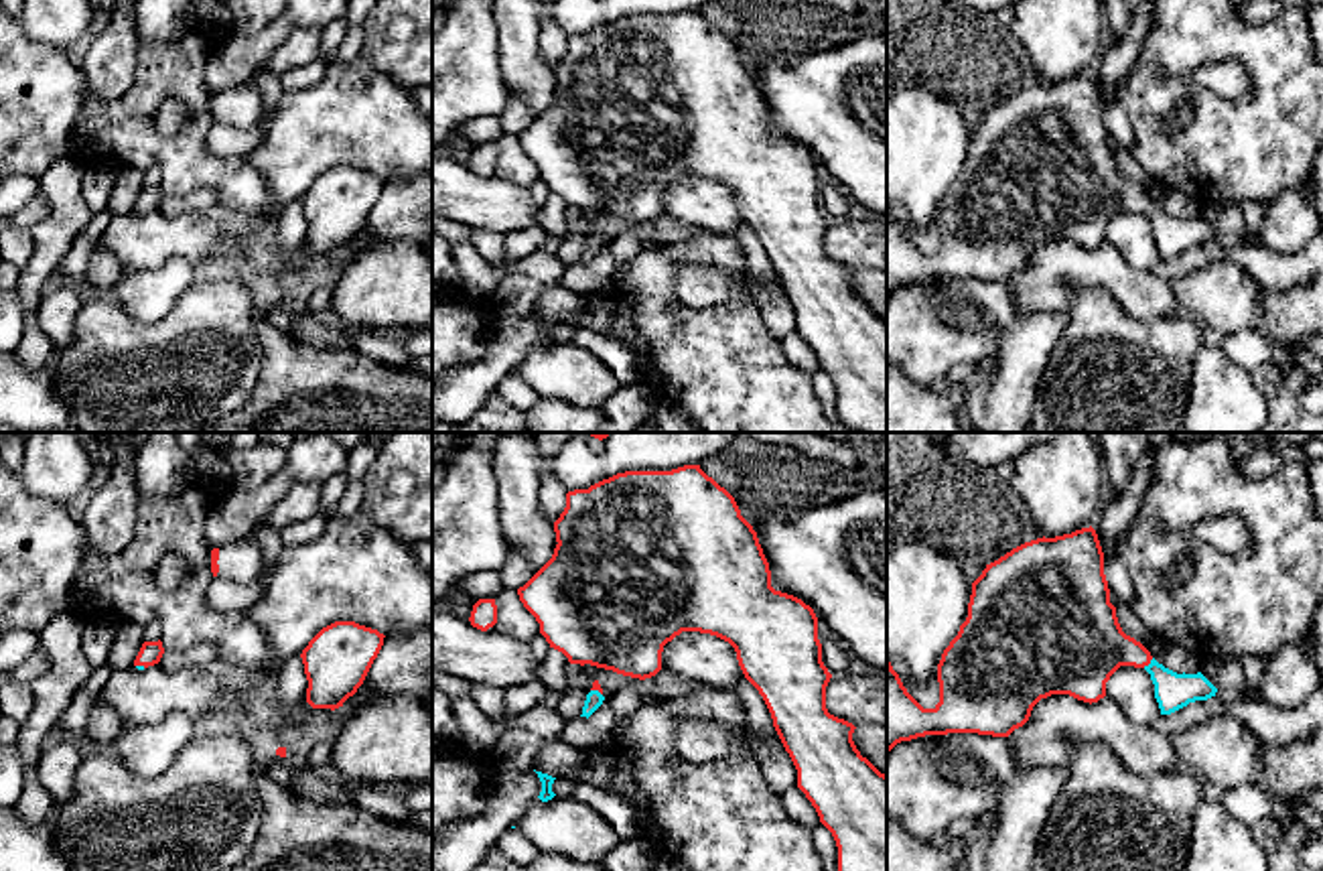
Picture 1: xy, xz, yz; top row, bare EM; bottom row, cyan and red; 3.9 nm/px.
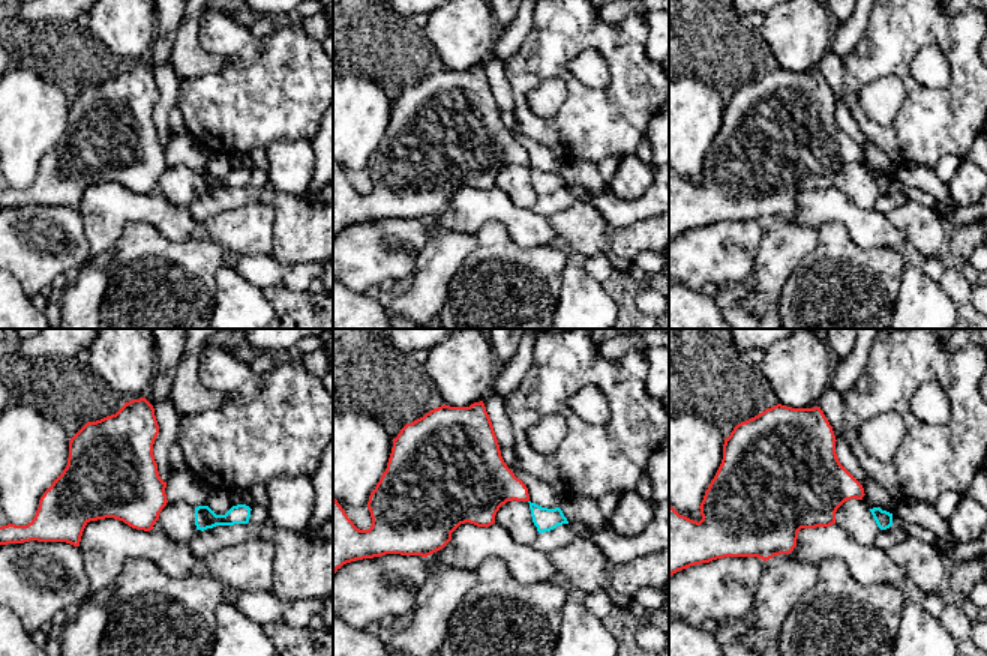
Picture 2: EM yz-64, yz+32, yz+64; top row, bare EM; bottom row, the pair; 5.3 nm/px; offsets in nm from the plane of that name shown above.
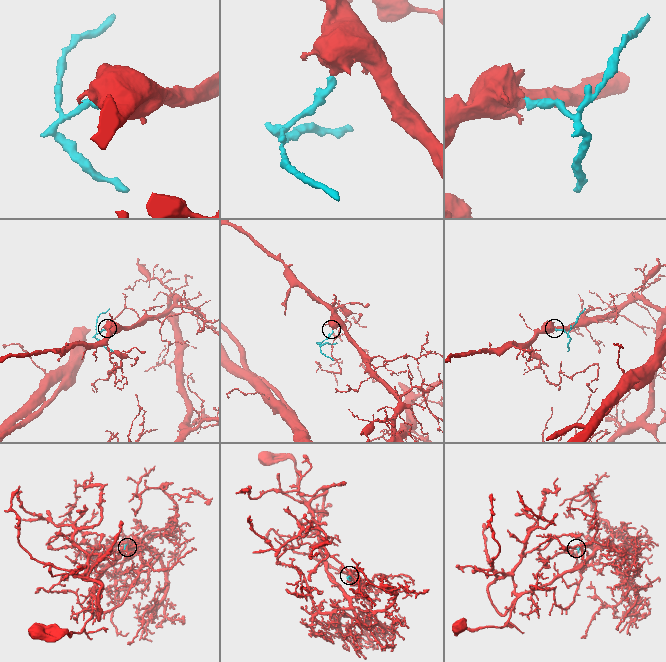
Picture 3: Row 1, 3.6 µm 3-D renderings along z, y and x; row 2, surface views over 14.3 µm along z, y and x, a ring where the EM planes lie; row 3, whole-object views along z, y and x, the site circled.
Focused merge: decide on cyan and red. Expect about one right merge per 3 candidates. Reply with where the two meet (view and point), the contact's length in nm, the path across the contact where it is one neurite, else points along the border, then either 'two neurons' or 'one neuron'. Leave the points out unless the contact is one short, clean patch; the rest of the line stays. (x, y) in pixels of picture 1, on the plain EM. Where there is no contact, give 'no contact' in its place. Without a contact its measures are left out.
meets cyan in yz at (1149, 210); contact 60 nm long; runs through yz (1173, 236), (1149, 210), (1133, 197), (1090, 191); one neuron

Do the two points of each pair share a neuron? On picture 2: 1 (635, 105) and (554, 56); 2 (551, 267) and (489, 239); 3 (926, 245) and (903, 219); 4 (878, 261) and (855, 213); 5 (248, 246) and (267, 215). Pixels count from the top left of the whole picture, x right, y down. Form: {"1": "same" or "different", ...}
{"1": "same", "2": "same", "3": "same", "4": "different", "5": "same"}

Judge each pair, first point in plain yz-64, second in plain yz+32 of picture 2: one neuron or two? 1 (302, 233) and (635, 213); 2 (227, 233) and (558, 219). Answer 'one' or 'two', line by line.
1: two
2: one

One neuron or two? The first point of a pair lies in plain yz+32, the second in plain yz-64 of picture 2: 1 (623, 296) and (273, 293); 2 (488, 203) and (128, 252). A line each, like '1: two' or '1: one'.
1: one
2: two

